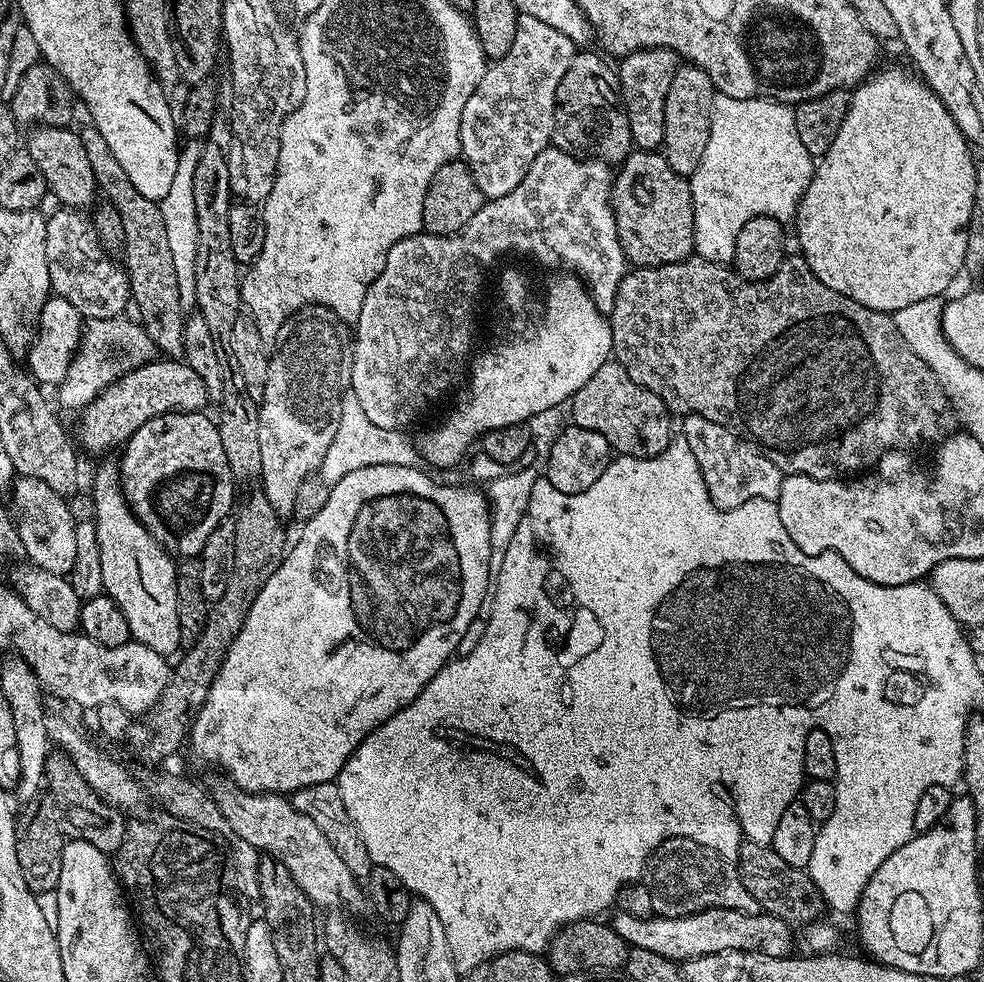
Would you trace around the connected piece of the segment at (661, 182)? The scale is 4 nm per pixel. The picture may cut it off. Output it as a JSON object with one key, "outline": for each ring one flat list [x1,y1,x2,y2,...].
{"outline":[[634,150,619,165,612,182,612,213,618,230,620,245,625,261,637,268,653,268,670,262,682,262,693,255,694,242,694,202,692,185,666,162,666,158,656,150]]}

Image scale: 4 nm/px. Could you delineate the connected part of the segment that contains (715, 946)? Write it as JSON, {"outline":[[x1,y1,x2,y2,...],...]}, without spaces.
{"outline":[[707,908,701,912,695,912,689,916,679,916,678,918,666,918,665,916,651,915,646,917,644,920,642,918,634,918,634,914,626,914,625,912,617,911,615,913,616,917,610,920,612,928,618,935,624,939,625,945,630,948,641,947,644,950,652,950,655,954,664,955,665,958,670,959,675,962,683,962,690,956,705,956,706,954,718,954,719,952,729,952,730,950,738,950,739,952,761,952,767,956,786,956,793,951,792,944,794,948,794,932,792,936,793,929,790,927,789,921,779,920,776,916,770,916,767,914,761,914,759,911,754,912,739,912,733,908]]}

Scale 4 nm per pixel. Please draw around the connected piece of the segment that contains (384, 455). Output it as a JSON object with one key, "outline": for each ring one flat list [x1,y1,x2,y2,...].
{"outline":[[351,394,344,397,342,402,342,414,338,422,338,434,334,434,334,442,326,454,326,458,320,464,319,475,328,484,334,485,342,482,346,474,354,470,362,470,362,466,406,466,415,468,421,463,422,457,417,445,412,444,399,431,374,426,370,422,370,417,362,411,362,405,358,403,358,398]]}

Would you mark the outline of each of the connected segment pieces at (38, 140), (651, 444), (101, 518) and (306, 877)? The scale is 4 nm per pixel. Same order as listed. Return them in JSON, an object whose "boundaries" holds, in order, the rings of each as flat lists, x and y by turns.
{"boundaries":[[[49,124,33,127,29,131,32,133,28,136,26,151,30,154,30,158,34,158,34,162,38,162,38,170,42,170,49,193,53,197,56,195,63,207,88,210,97,203,98,189,94,170,90,170,90,162,84,156,80,133,76,130,71,132,72,130,68,126,55,128]],[[614,358,602,366,598,366,594,378,582,386,570,401,572,407,571,423,577,428,594,430,594,434,602,434,612,447,613,453,634,458,650,458,662,454,666,446,674,438,672,420,668,407,658,398,658,394,650,394,640,388,626,374,626,370]],[[115,459,102,461,92,476,91,515,97,530,98,554,101,555,103,591,122,610,135,643,150,646,150,650,158,655,172,658,182,648,176,589,177,561,132,513,119,480,120,465]],[[227,786,215,790,214,799,222,810,223,817,239,837,250,842,260,854,267,854,278,861,294,878,298,886,310,898,317,909,340,910,351,896,361,895,362,888,355,876,346,868,346,863,330,846,325,834,318,830,313,819,299,813,291,799,284,794,253,794,238,787]]]}

